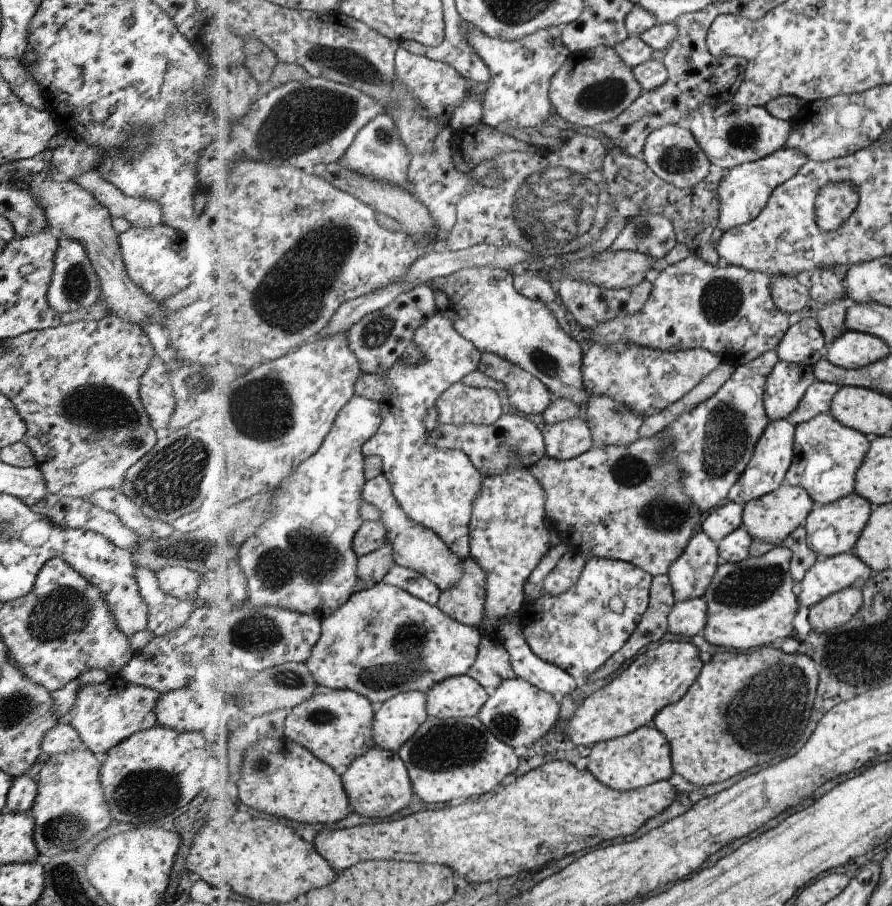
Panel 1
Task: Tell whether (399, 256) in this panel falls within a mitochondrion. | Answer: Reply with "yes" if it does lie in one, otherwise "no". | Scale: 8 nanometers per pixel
no

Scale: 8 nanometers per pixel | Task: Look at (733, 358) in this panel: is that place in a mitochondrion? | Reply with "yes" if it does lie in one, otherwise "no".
no

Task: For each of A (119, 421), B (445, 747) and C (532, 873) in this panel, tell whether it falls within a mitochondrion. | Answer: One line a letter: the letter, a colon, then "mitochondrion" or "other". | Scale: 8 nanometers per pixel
A: mitochondrion
B: mitochondrion
C: other

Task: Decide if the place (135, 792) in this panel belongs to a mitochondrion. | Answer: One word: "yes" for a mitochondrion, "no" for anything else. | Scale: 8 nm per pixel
yes

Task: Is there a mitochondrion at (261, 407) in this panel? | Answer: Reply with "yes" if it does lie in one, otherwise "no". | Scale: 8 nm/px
yes

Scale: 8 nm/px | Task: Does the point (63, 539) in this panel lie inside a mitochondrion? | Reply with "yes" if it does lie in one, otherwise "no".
no

